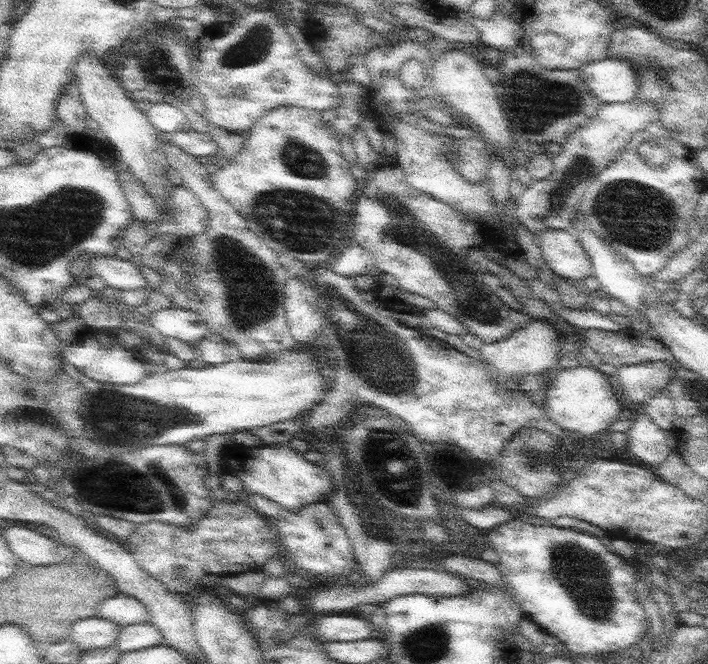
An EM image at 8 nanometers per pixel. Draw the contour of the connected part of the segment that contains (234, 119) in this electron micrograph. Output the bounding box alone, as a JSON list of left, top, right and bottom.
[195,7,342,135]

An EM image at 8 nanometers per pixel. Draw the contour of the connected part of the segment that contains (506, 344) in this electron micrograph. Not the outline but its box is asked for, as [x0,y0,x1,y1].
[479,319,560,390]

